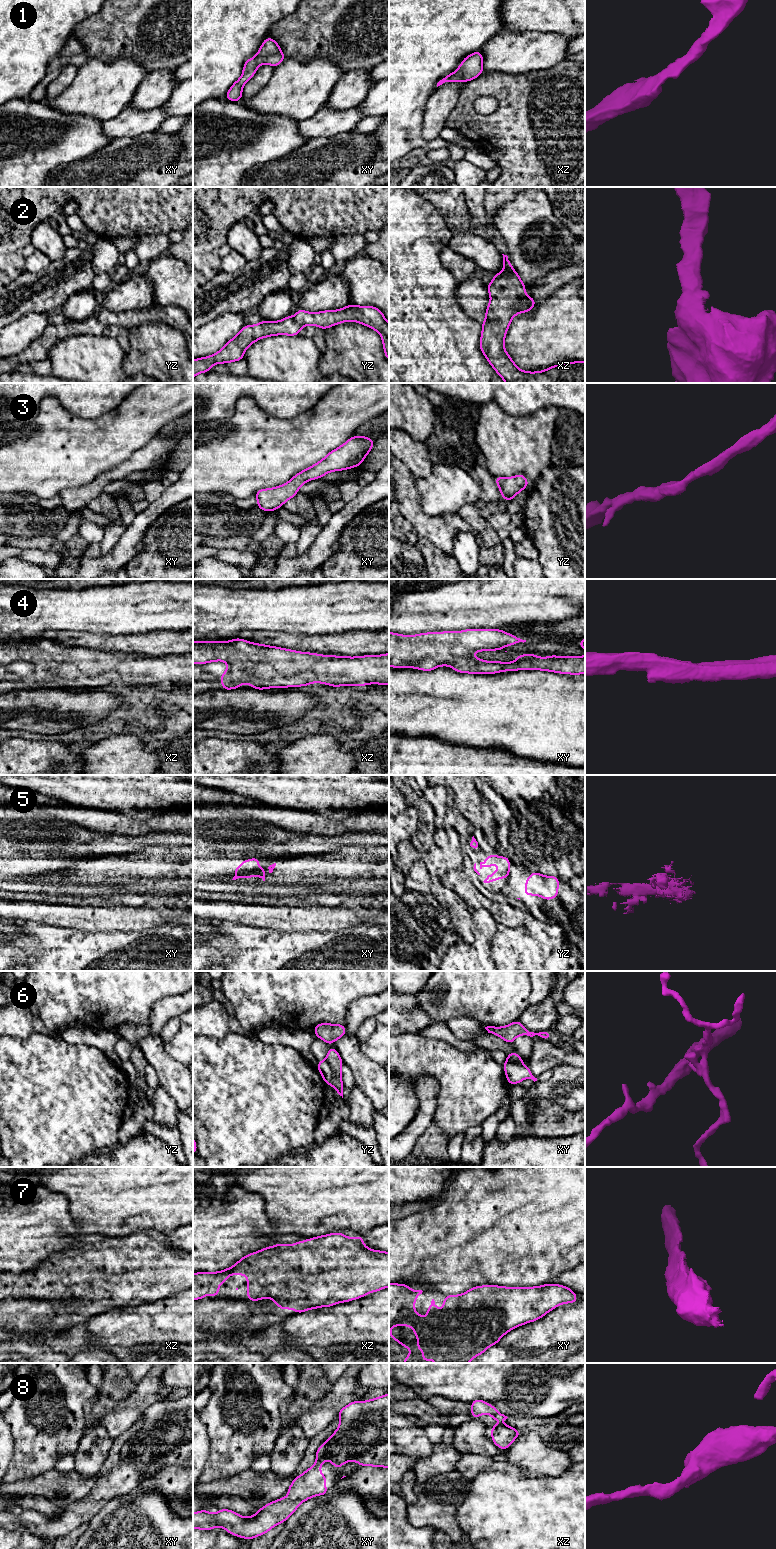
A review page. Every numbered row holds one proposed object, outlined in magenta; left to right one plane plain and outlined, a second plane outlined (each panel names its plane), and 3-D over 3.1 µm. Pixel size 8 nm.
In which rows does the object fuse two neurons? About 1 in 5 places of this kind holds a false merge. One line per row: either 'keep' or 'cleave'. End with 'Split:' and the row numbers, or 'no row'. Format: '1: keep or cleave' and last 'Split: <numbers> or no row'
1: keep
2: keep
3: keep
4: keep
5: cleave
6: cleave
7: keep
8: keep
Split: 5, 6

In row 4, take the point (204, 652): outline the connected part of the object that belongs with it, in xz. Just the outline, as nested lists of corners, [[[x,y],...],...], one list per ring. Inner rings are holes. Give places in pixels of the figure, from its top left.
[[[240,638],[231,641],[193,641],[194,665],[215,661],[225,661],[228,665],[220,678],[223,690],[238,689],[243,684],[251,684],[252,689],[259,690],[309,686],[314,682],[331,687],[389,685],[389,653],[348,657],[299,652]]]

